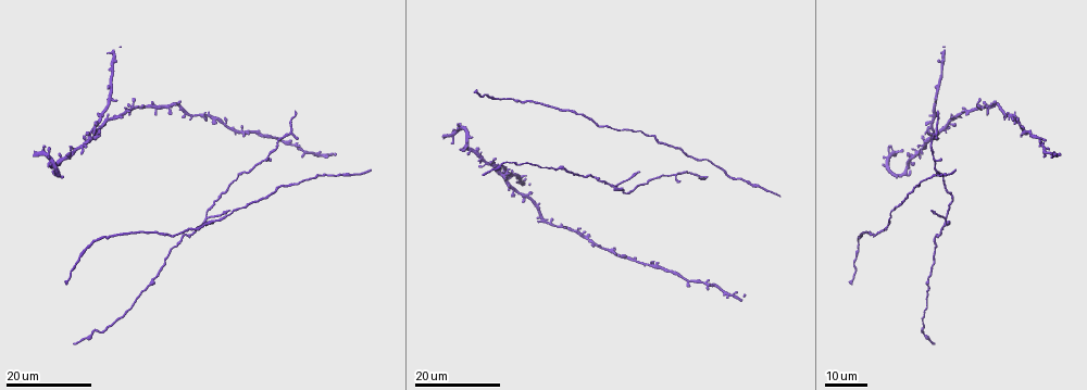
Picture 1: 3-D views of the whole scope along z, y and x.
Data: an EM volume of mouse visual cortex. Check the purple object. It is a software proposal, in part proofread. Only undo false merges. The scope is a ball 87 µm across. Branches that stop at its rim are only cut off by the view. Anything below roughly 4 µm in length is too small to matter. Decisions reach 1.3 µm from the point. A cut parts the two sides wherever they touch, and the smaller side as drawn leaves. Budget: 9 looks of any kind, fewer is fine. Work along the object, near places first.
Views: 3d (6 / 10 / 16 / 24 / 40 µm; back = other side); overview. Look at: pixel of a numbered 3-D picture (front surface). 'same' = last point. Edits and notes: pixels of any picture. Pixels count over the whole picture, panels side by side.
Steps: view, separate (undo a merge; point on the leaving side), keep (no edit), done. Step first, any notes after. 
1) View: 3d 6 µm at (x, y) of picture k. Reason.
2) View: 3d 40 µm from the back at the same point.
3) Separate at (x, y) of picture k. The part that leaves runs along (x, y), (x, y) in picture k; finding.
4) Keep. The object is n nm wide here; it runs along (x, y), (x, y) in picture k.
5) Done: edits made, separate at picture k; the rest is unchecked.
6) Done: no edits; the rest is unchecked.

View: 3d 16 µm at (937, 132) of picture 1. Side arm on a straight run.

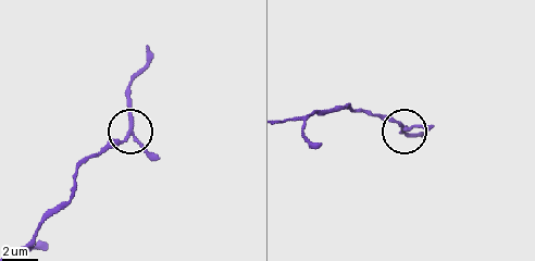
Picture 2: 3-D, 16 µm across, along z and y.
View: 3d 6 µm at (131, 126) of picture 2.

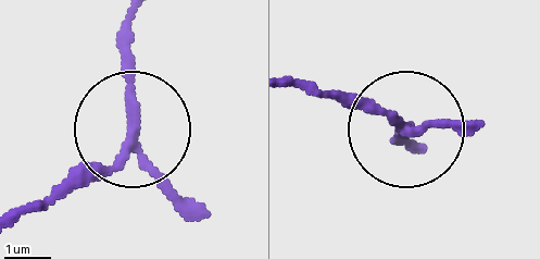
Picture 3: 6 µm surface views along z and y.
Keep. 3 arms meet here; all the same neuron.

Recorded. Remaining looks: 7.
View: 3d 16 µm at (267, 161) of picture 1. Side arm on a straight run.

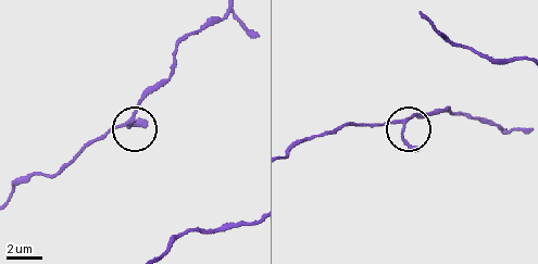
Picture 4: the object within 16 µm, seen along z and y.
View: 3d 10 µm at (402, 123) of picture 4.

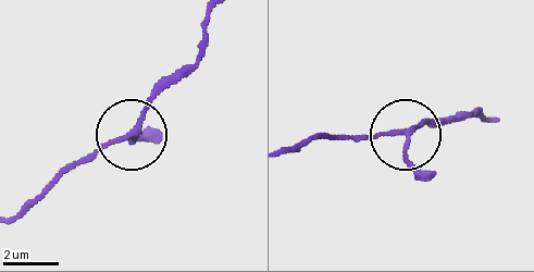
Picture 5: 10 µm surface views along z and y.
Keep. The side arm is 16 µm long; all the same neuron.

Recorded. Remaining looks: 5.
View: 3d 16 µm at (653, 264) of picture 1. A fork.

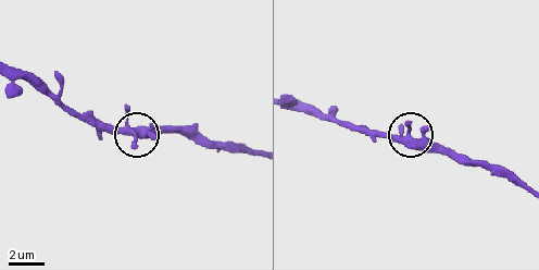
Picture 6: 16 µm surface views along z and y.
View: 3d 6 µm at (410, 130) of picture 6.

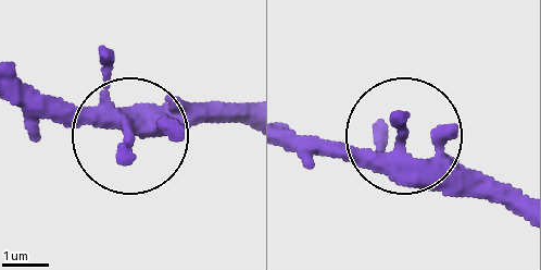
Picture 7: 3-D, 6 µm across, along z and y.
View: 3d 6 µm from the back at (399, 141) of picture 7. Other side.

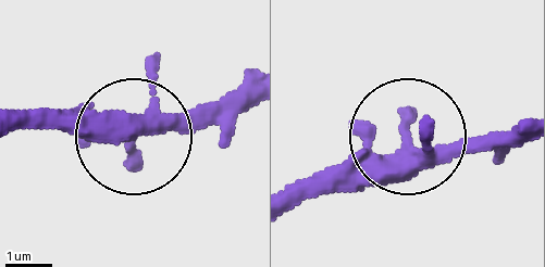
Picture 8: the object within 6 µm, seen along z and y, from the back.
Keep. The object is 320 nm wide here; it runs along (522, 124), (475, 147), (406, 143), (335, 166), (288, 205) in picture 8; all the same neuron.

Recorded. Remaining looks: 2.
View: 3d 24 µm at (618, 184) of picture 1. A fork.

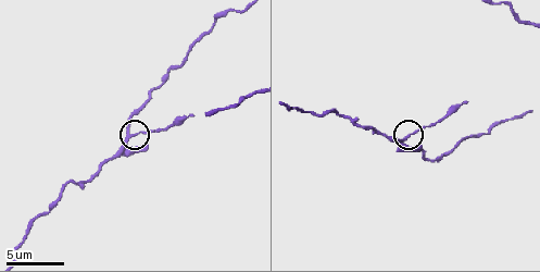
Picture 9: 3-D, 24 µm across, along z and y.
View: 3d 10 µm at (133, 136) of picture 9. Closer look.

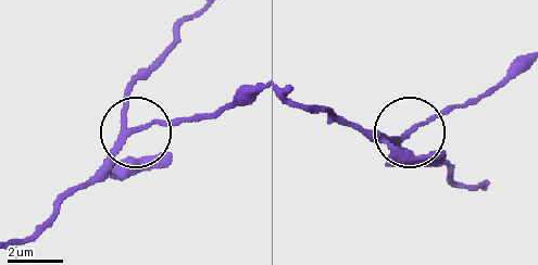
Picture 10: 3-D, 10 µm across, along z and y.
Keep. The side arm is 7 µm long; it runs along (189, 16), (132, 91), (126, 120), (134, 131), (201, 120) in picture 10; one neuron here.

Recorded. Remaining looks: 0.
Done: no edits; the rest is unchecked.

